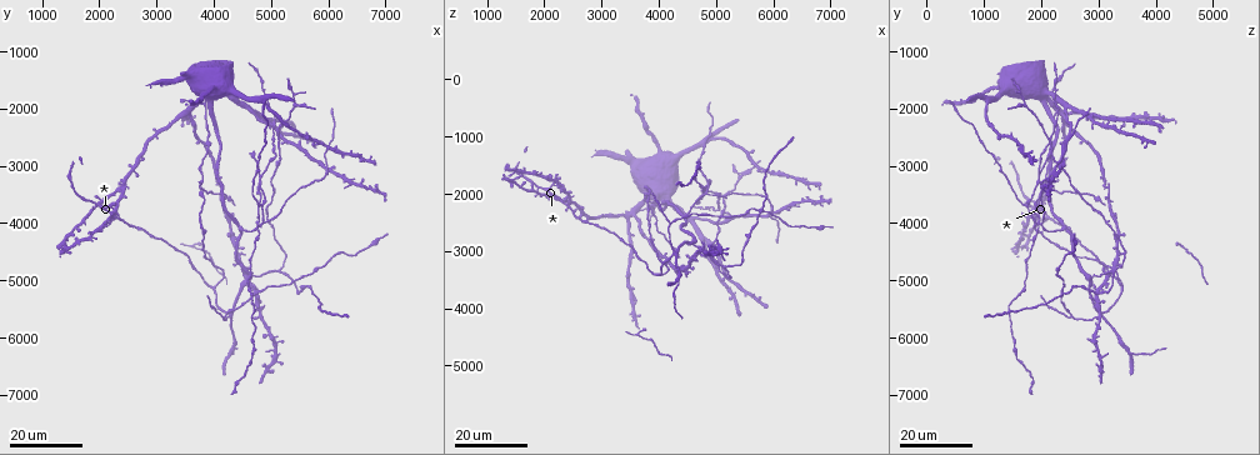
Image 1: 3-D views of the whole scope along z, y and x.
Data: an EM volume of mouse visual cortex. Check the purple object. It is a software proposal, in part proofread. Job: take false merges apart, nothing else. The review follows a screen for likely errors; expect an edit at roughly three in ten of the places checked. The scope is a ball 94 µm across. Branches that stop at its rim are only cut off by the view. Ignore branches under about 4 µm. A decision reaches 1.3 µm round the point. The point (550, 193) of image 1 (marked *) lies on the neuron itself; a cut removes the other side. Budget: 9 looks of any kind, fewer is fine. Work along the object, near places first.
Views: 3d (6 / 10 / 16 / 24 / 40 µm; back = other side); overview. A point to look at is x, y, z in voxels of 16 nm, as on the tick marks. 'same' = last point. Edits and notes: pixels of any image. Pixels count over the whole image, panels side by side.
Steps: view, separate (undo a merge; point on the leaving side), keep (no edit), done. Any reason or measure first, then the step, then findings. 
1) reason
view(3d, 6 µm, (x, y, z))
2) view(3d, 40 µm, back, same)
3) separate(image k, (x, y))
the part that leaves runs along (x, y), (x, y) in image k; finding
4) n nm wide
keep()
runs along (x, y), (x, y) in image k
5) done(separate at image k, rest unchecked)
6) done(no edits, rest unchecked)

two arms in line, one across
view(3d, 24 µm, (4800, 3300, 1950))

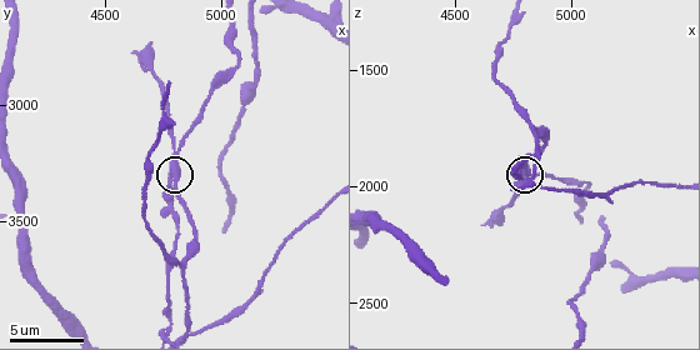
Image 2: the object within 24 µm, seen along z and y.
view(3d, 10 µm, (4800, 3270, 1960))

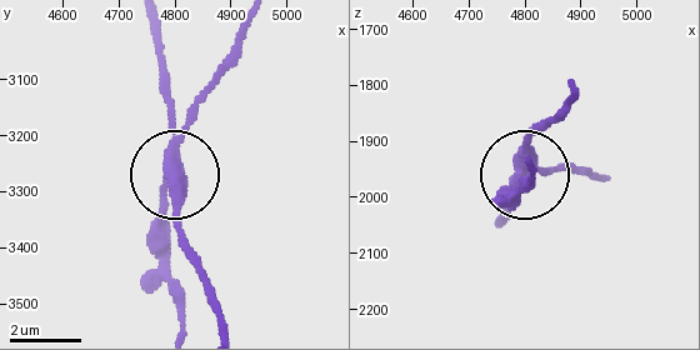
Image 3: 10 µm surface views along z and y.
3 arms
separate(image 3, (191, 105))
a second neuron is stuck on

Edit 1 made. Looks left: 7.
branch point
view(3d, 24 µm, (5400, 1900, 1700))

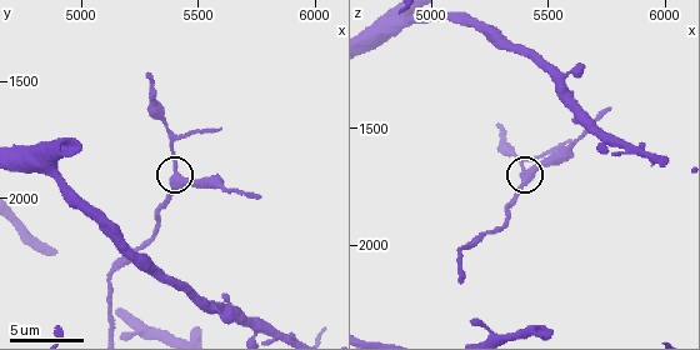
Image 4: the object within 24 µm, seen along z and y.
closer look
view(3d, 6 µm, same)

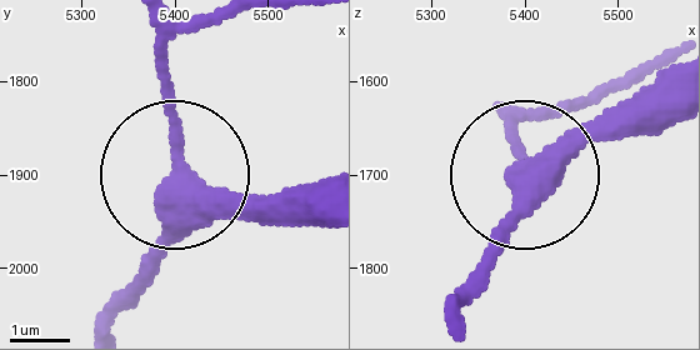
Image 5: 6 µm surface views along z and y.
keep()
runs along (101, 319), (176, 174), (236, 199), (321, 199) in image 5; continuous, no second neuron

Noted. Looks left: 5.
three arms meet
view(3d, 24 µm, (4800, 4000, 2000))

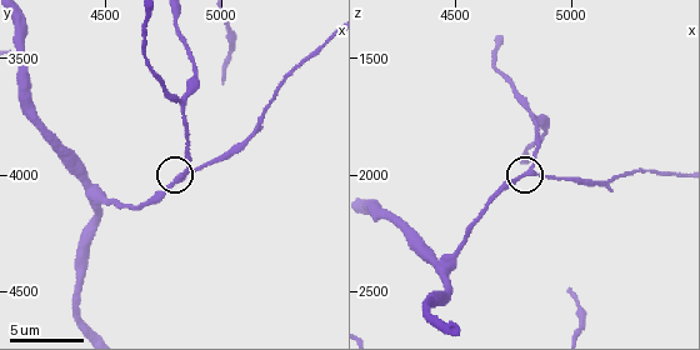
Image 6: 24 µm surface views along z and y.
closer look
view(3d, 10 µm, same)

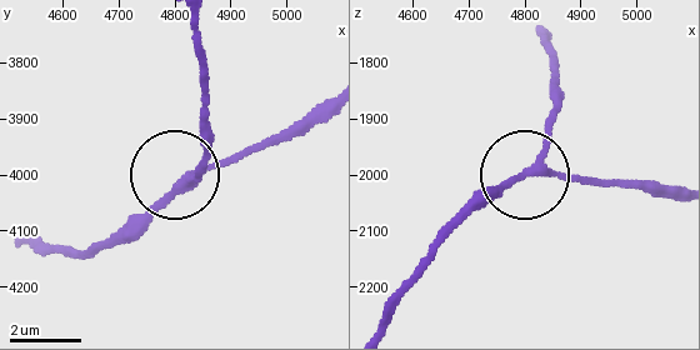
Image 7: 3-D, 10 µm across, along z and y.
keep()
runs along (381, 324), (395, 288), (521, 174), (616, 180) in image 7; all the same neuron

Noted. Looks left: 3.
side arm on a straight run
view(3d, 16 µm, (6000, 3100, 2200))

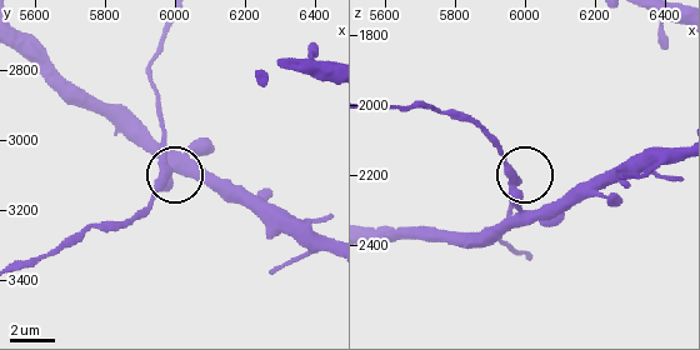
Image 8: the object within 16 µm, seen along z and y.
closer look
view(3d, 10 µm, (5970, 3090, 2220))

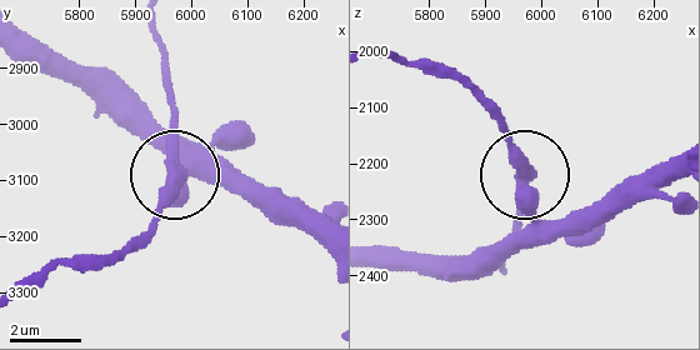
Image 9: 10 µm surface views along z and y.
340 nm wide
keep()
all the same neuron

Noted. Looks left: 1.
done(separate at image 3, rest unchecked)

